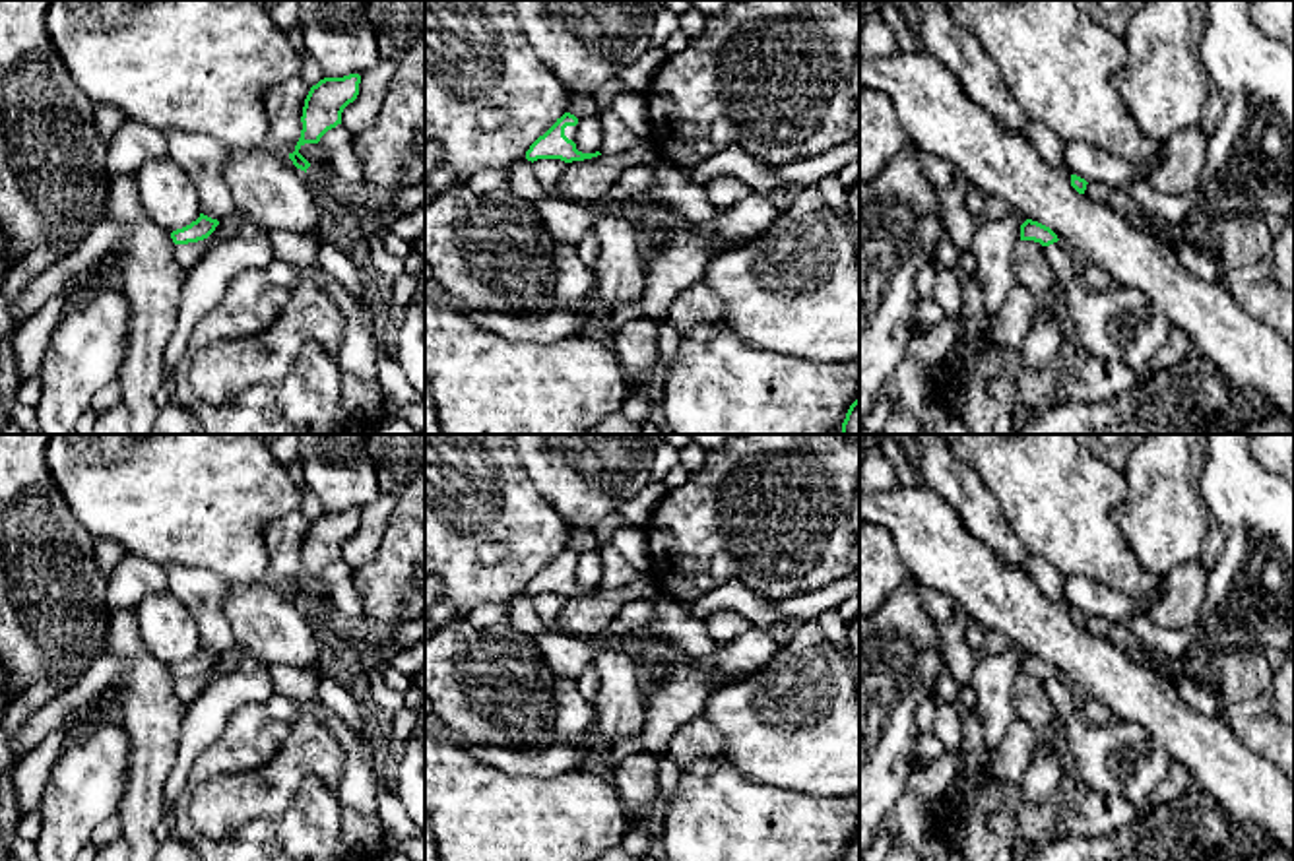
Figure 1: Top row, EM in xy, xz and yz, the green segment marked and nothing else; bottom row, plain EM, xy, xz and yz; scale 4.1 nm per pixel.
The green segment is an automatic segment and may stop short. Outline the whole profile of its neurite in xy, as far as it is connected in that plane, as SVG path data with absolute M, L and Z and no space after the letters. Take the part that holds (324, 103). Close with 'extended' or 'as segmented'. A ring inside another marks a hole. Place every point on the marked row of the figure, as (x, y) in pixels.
M349 74L343 78L324 78L310 87L305 107L303 107L303 130L295 145L295 151L289 153L293 165L307 173L310 163L299 153L305 144L318 144L320 138L341 124L343 109L353 103L359 95L359 74Z; as segmented

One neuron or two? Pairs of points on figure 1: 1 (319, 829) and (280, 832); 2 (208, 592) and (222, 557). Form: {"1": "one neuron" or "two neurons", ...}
{"1": "one neuron", "2": "two neurons"}

